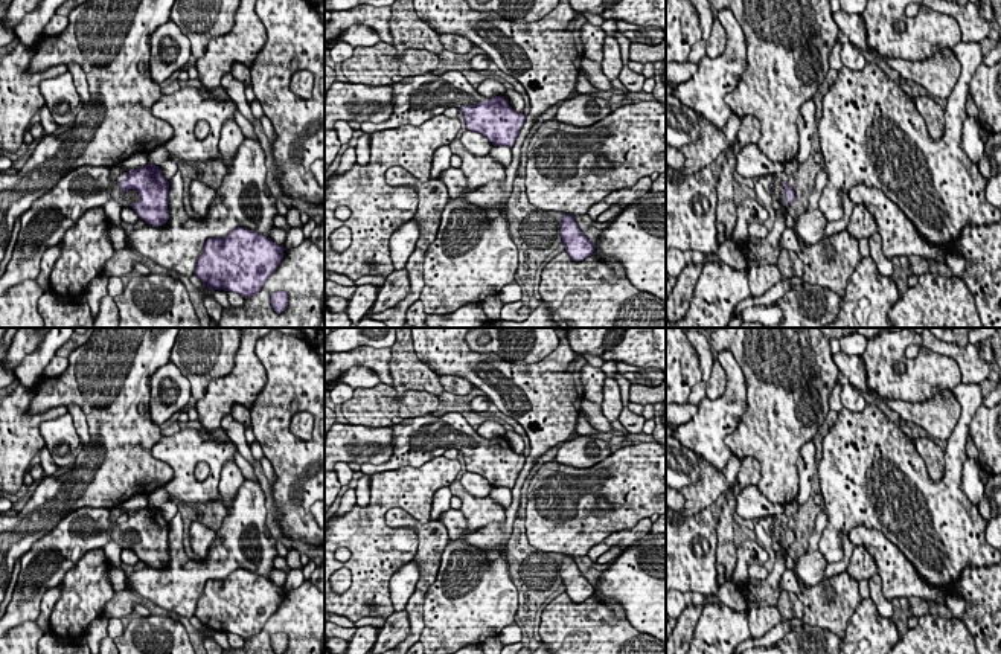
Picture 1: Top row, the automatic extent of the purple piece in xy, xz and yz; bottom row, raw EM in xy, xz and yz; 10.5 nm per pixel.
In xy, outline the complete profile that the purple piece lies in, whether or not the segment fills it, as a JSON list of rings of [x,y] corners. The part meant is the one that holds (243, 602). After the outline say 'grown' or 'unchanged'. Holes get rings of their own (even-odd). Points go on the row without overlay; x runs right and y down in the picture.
[[[238,569],[224,579],[209,579],[206,582],[193,616],[210,633],[233,633],[247,640],[257,636],[267,620],[277,611],[283,599],[283,591],[282,587],[277,587],[265,576]]]; unchanged

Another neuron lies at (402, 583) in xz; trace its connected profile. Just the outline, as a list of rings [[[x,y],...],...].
[[[414,559],[408,561],[390,578],[390,596],[395,611],[402,611],[414,593],[419,581],[419,567]]]

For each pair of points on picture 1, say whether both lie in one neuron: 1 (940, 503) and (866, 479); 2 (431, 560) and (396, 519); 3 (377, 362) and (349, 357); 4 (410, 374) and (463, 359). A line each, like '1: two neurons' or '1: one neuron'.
1: one neuron
2: one neuron
3: one neuron
4: two neurons

